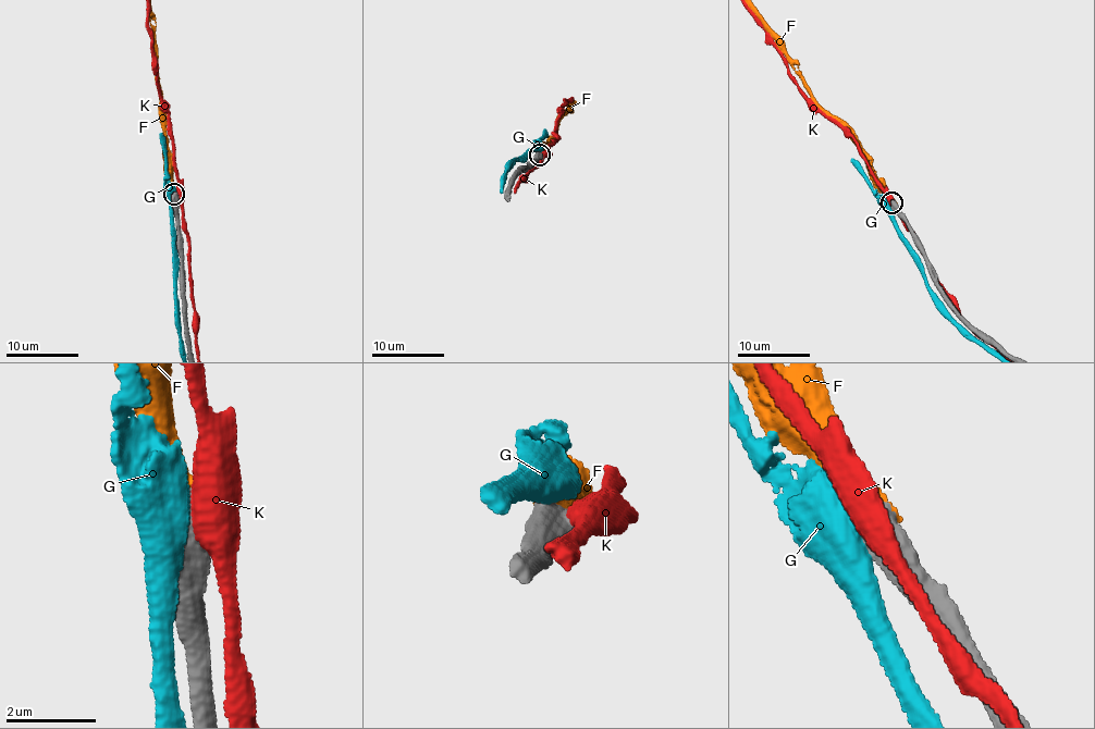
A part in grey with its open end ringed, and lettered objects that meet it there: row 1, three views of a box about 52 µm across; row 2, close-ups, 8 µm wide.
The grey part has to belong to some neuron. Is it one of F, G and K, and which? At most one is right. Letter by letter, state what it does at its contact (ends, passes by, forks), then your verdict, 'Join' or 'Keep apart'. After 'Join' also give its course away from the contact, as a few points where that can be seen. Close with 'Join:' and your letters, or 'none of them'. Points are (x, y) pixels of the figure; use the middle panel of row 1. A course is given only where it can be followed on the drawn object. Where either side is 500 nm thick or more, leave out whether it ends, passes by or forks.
F: Join
G: Keep apart
K: Keep apart
Join: F

